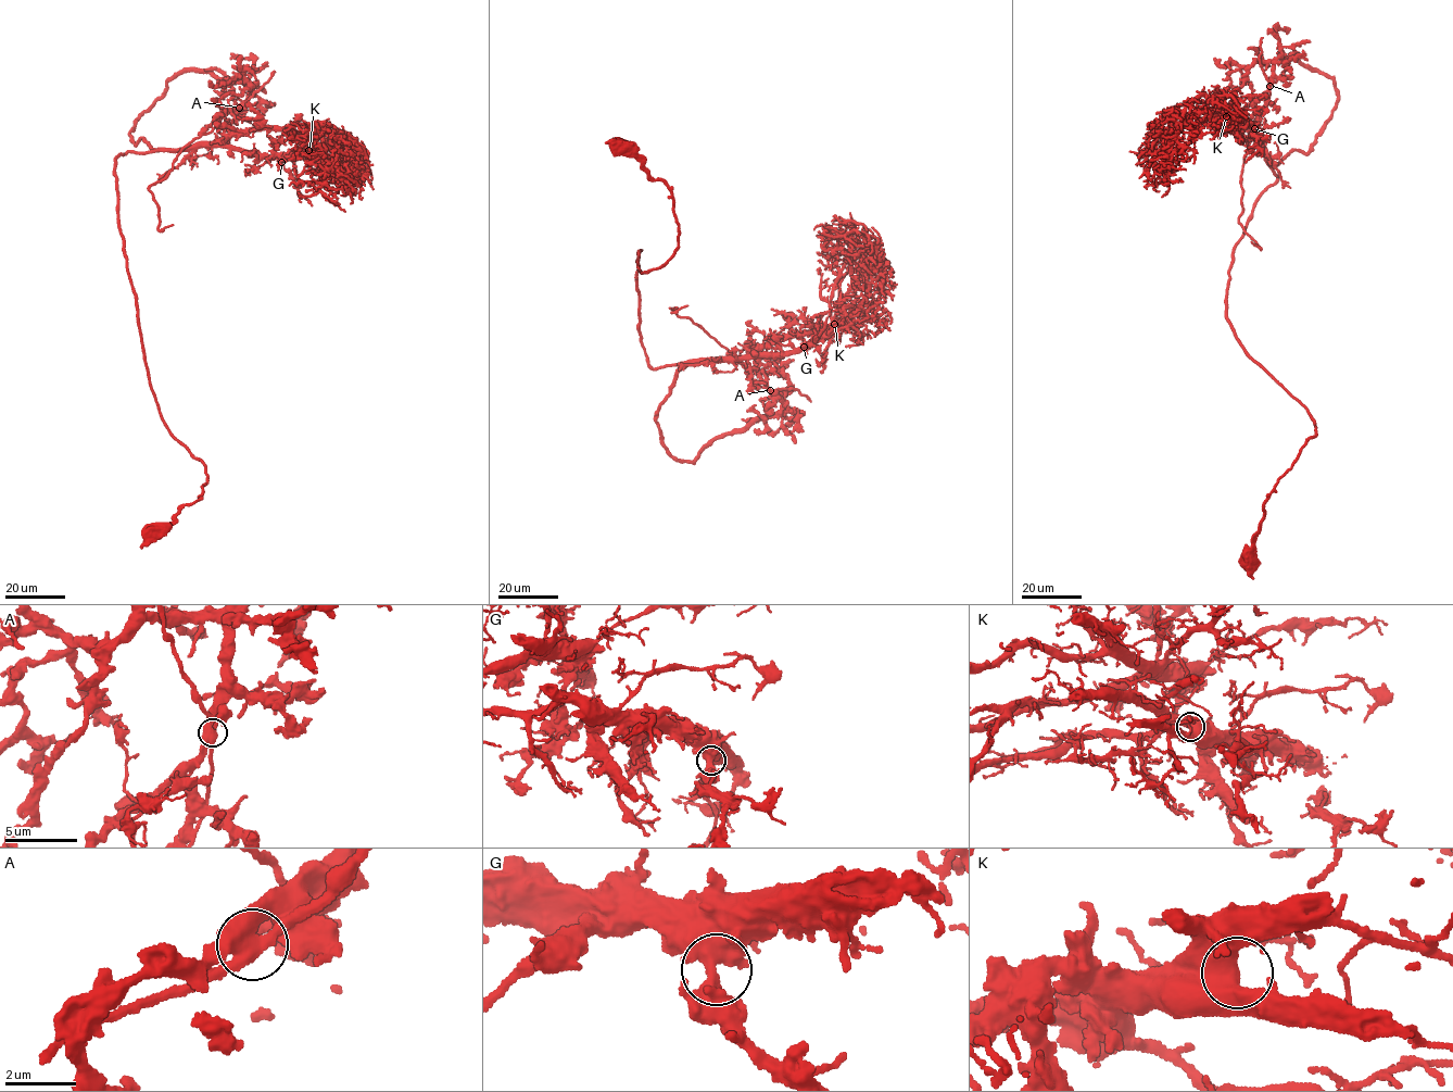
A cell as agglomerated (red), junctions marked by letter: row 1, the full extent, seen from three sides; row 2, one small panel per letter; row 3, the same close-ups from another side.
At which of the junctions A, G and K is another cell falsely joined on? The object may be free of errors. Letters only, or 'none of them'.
A

